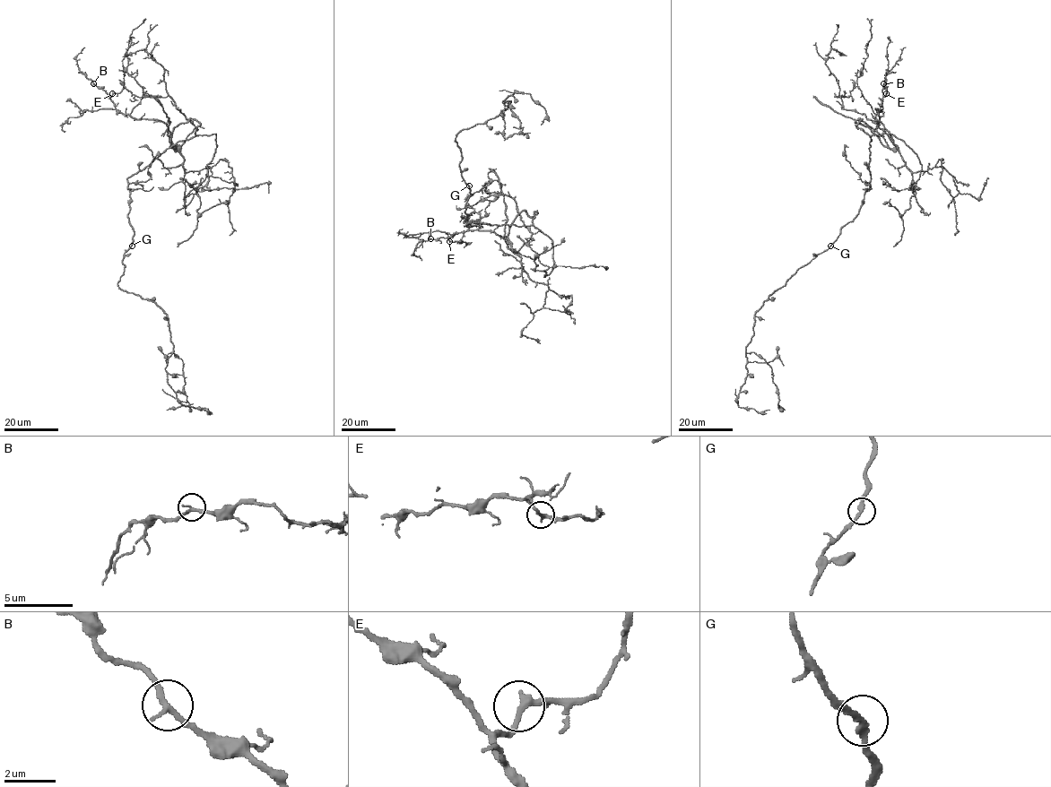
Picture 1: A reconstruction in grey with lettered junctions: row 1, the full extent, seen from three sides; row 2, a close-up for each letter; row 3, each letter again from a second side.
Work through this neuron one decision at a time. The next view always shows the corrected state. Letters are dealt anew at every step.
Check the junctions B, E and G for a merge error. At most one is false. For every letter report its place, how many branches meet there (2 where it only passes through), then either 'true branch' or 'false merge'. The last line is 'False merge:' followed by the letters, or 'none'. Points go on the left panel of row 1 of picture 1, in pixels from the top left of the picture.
B: at (93, 83); 2 branches meet; true branch
E: at (112, 93); 2 branches meet; true branch
G: at (132, 246); 2 branches meet; true branch
False merge: none

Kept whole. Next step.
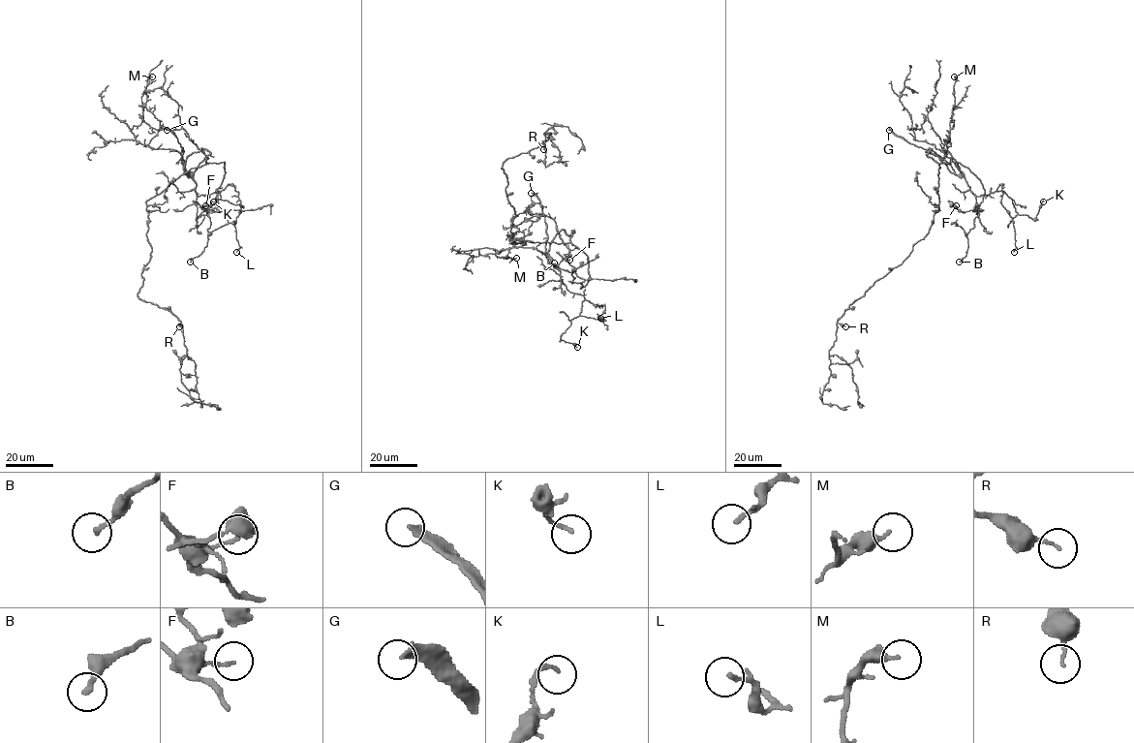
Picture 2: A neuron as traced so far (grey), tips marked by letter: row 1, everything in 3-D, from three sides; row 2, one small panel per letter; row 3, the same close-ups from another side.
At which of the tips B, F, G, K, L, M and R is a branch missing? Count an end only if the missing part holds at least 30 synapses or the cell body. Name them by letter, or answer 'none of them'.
B, G

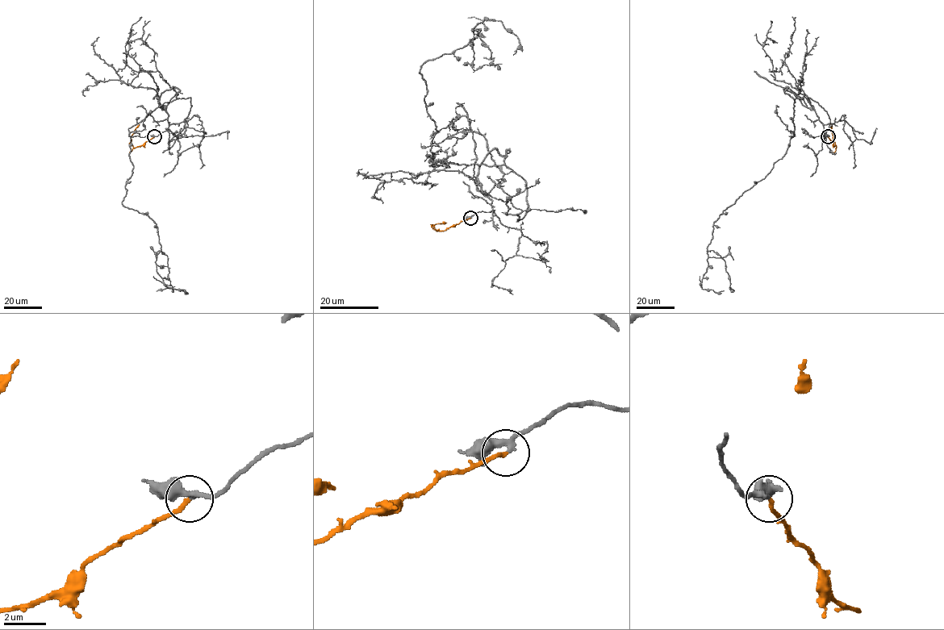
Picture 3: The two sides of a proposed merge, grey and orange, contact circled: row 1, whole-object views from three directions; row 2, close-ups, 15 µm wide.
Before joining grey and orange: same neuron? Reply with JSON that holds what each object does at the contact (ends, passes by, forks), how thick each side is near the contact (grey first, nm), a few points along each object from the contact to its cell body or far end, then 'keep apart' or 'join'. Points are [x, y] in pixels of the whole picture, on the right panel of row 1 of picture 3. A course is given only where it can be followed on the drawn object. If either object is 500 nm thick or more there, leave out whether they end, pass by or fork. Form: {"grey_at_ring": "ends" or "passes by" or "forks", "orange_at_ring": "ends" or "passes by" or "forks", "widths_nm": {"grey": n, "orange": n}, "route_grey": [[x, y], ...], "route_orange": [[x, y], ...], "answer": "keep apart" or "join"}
{"grey_at_ring": "passes by", "orange_at_ring": "ends", "widths_nm": {"grey": 240, "orange": 200}, "route_grey": [[828, 136], [813, 108], [783, 89], [795, 102], [794, 135], [785, 154], [713, 223], [701, 286], [724, 290]], "route_orange": [[828, 136], [836, 147], [831, 124]], "answer": "join"}

